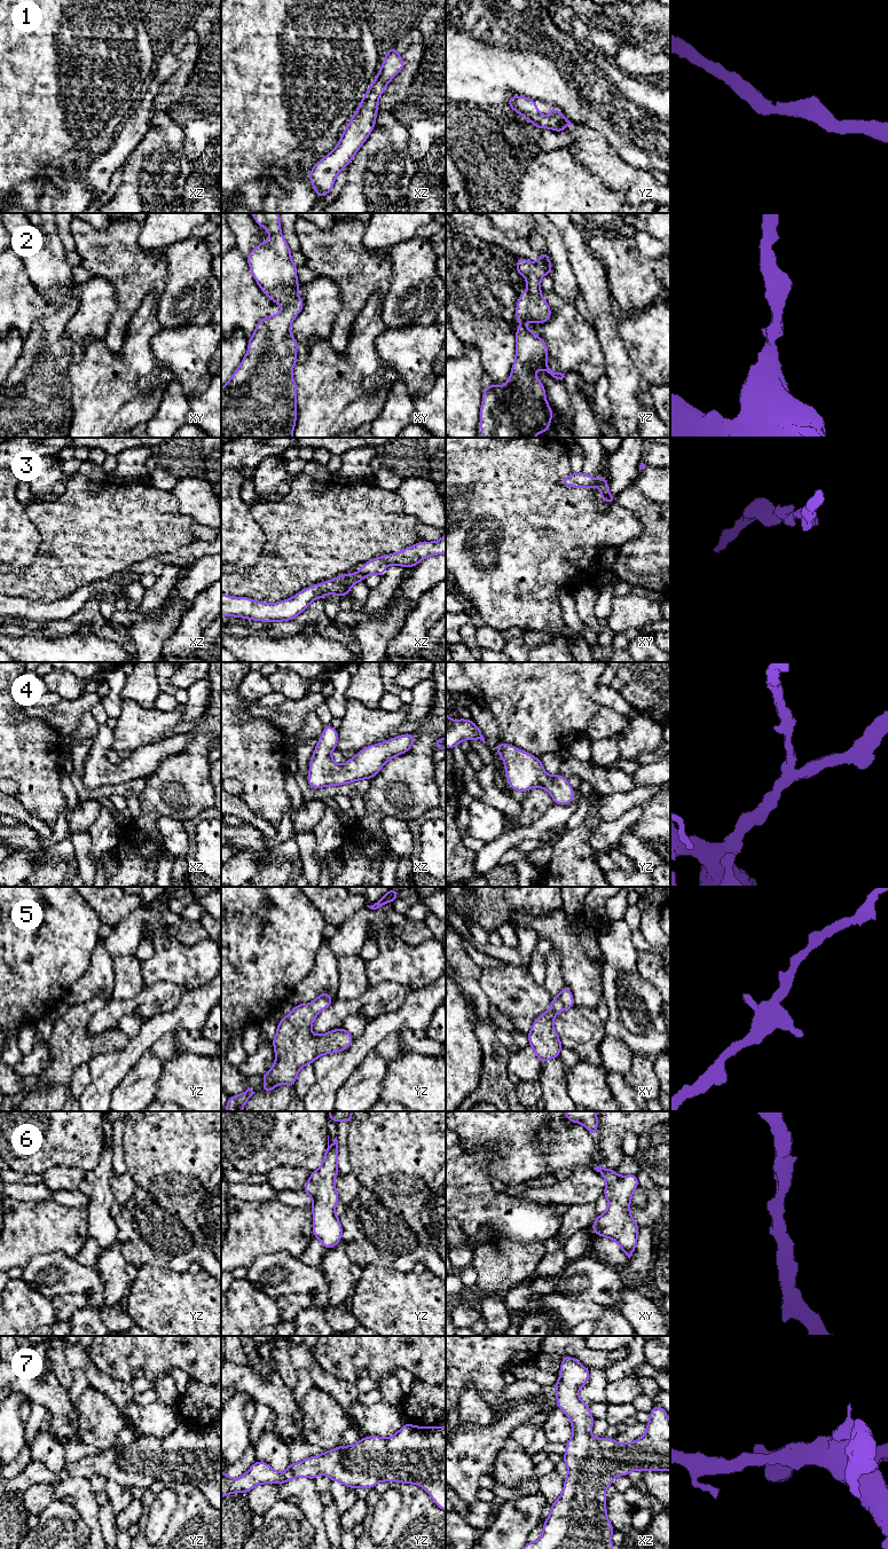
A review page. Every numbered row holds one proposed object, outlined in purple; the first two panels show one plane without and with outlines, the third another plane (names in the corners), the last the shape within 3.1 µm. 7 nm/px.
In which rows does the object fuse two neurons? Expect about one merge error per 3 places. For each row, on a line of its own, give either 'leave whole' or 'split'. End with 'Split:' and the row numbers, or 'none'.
1: leave whole
2: leave whole
3: leave whole
4: leave whole
5: leave whole
6: leave whole
7: leave whole
Split: none

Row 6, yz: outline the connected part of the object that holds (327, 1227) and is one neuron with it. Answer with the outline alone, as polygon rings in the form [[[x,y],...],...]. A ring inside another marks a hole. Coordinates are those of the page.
[[[328,1135],[328,1148],[323,1157],[323,1163],[317,1171],[311,1172],[311,1178],[302,1188],[302,1190],[308,1194],[313,1201],[312,1211],[314,1237],[321,1241],[325,1250],[336,1247],[341,1241],[343,1234],[339,1218],[335,1213],[336,1205],[339,1202],[339,1196],[333,1180],[338,1174],[338,1140],[336,1137],[333,1143],[330,1146]]]

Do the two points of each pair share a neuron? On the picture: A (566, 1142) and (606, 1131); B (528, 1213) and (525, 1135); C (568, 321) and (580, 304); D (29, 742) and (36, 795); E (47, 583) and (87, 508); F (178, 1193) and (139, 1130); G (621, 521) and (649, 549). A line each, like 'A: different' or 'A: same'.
A: same
B: different
C: different
D: same
E: same
F: same
G: different

